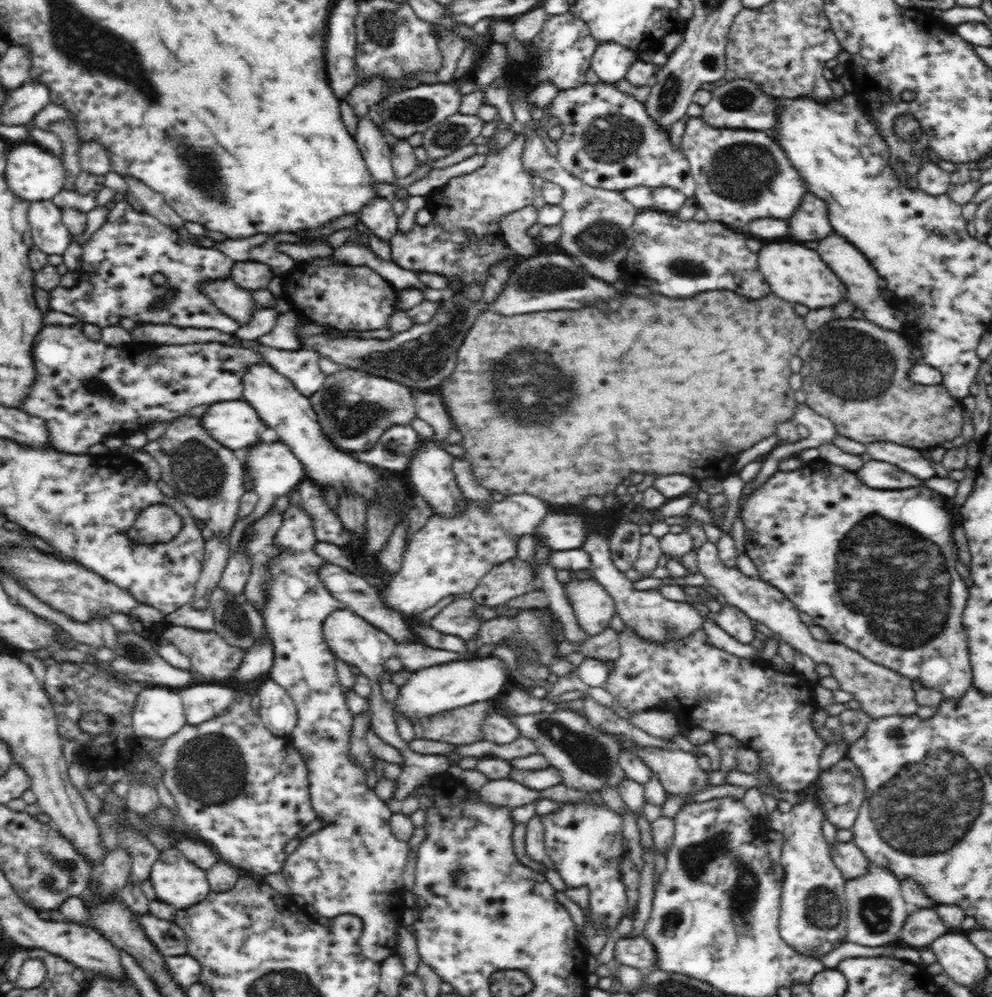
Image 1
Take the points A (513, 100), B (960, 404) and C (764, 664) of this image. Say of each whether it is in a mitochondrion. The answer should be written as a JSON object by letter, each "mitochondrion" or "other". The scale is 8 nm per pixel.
{"A":"other","B":"other","C":"other"}

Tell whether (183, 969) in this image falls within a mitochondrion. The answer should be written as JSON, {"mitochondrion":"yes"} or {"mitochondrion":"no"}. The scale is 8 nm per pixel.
{"mitochondrion":"no"}

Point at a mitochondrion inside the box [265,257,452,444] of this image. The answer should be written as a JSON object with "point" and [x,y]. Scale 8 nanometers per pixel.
{"point":[349,417]}

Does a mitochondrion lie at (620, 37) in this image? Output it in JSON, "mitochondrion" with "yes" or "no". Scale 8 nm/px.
{"mitochondrion":"no"}

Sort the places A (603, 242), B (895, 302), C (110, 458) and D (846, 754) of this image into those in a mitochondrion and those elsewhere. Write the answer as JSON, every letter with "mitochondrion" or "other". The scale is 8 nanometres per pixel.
{"A":"mitochondrion","B":"other","C":"other","D":"other"}

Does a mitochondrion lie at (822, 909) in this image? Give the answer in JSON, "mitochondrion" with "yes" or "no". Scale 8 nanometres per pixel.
{"mitochondrion":"yes"}

